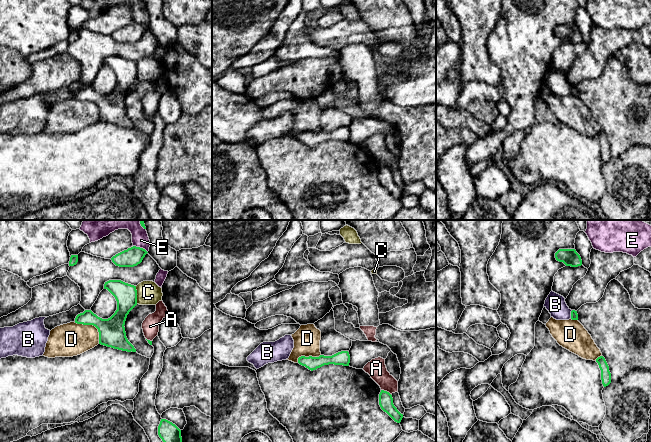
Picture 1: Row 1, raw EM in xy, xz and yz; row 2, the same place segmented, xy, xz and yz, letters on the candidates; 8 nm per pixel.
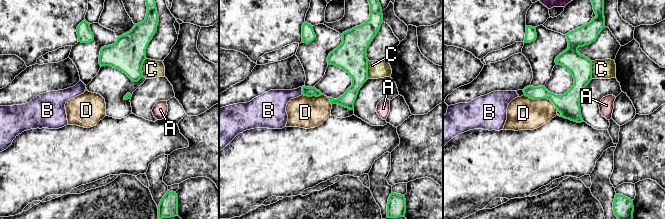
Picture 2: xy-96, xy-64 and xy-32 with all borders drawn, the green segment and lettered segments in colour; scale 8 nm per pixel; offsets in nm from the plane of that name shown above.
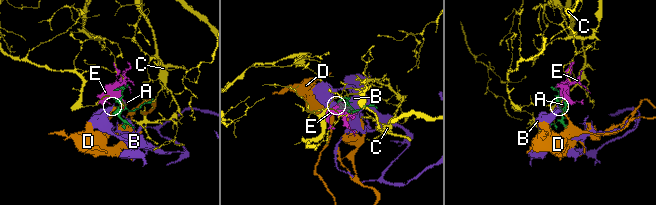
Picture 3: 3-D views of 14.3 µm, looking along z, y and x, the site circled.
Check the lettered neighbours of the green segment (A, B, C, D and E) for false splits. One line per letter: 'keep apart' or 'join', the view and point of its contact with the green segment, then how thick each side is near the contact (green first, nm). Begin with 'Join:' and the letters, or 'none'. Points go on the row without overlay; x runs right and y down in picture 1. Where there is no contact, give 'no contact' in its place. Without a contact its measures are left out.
Join: none
A: keep apart; contact xz (386, 167); calibres 110 and 160 nm
B: keep apart; contact yz (571, 90); calibres 60 and 160 nm
C: keep apart; contact xy (136, 71); calibres 180 and 190 nm
D: keep apart; contact xy (93, 101); calibres 220 and 260 nm
E: keep apart; contact xy (139, 23); calibres 150 and 130 nm

